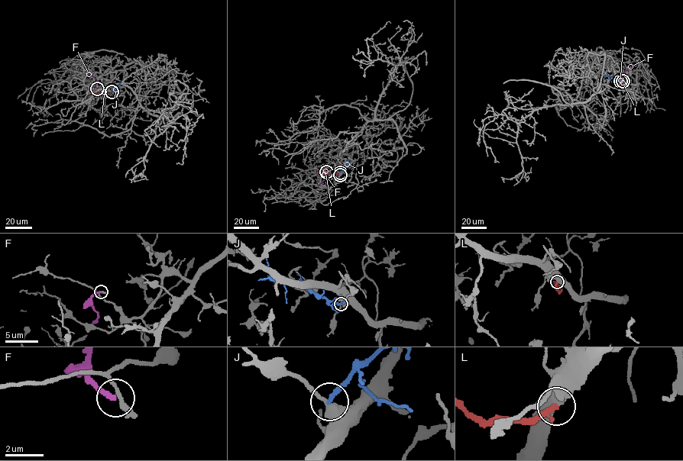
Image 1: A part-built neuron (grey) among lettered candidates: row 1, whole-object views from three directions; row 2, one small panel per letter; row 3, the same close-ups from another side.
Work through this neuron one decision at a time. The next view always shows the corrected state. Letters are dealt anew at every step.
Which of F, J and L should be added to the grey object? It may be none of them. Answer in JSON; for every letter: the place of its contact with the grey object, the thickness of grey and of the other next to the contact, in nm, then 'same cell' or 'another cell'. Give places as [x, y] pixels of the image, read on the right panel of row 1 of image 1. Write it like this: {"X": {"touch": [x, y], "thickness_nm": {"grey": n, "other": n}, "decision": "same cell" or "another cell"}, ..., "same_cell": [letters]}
{"F": {"touch": [619, 81], "thickness_nm": {"grey": 200, "other": 220}, "decision": "another cell"}, "J": {"touch": [620, 81], "thickness_nm": {"grey": 500, "other": 280}, "decision": "another cell"}, "L": {"touch": [623, 81], "thickness_nm": {"grey": 500, "other": 260}, "decision": "another cell"}, "same_cell": []}

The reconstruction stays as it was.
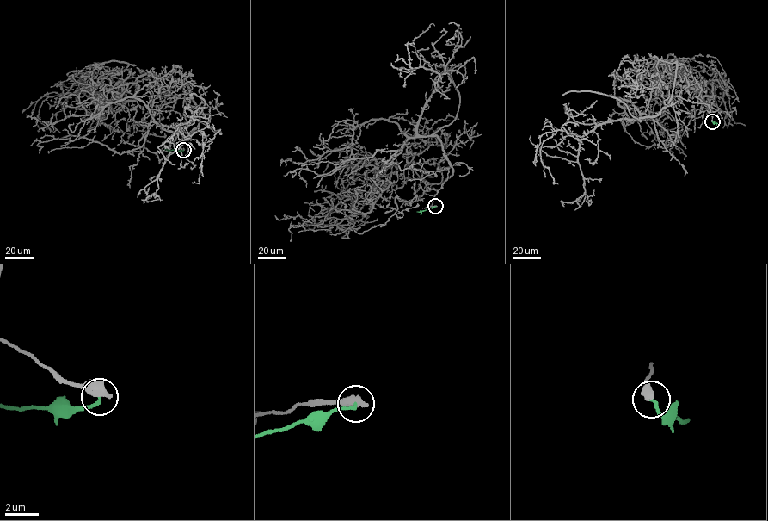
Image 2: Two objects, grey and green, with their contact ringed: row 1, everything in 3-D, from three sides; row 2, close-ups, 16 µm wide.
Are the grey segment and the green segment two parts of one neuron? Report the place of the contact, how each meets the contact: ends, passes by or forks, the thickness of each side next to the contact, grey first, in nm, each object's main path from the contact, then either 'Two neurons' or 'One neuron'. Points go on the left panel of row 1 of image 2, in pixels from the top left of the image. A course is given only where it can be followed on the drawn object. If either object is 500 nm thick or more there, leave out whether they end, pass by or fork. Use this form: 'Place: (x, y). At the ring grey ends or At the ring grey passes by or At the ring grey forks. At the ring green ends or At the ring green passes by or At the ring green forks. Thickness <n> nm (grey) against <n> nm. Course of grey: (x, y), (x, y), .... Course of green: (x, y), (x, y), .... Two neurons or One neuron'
Place: (183, 150). Thickness 600 nm (grey) against 180 nm. Course of grey: (183, 150), (175, 135), (194, 118), (185, 78), (142, 75), (116, 111), (71, 79), (104, 62), (82, 90). Course of green: (183, 150), (164, 150). Two neurons

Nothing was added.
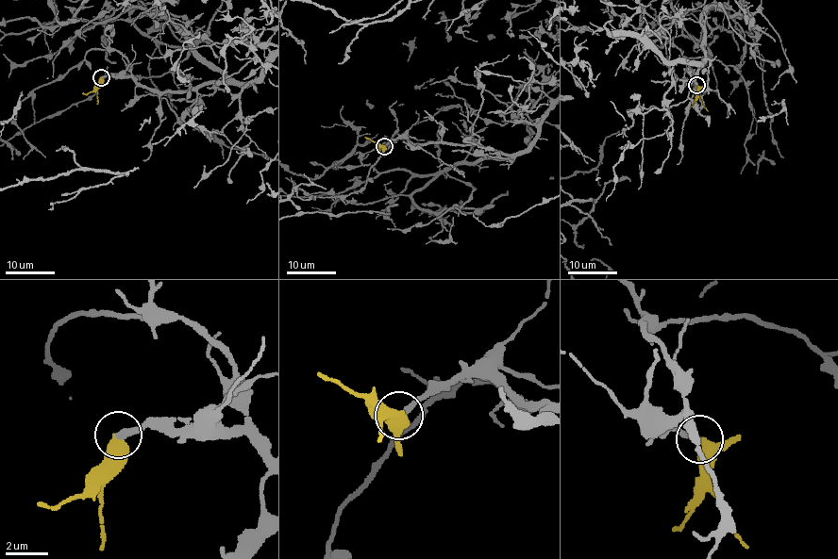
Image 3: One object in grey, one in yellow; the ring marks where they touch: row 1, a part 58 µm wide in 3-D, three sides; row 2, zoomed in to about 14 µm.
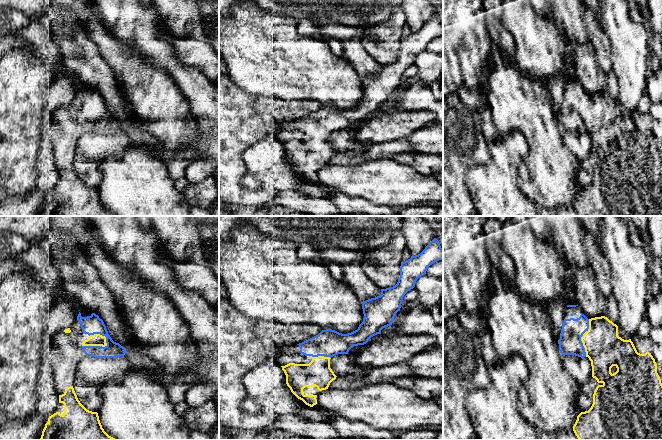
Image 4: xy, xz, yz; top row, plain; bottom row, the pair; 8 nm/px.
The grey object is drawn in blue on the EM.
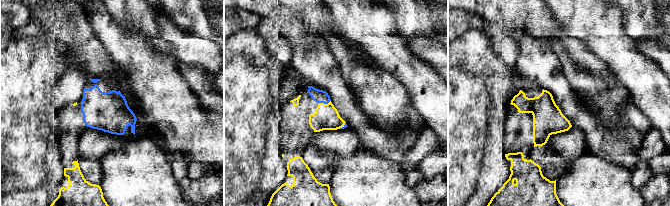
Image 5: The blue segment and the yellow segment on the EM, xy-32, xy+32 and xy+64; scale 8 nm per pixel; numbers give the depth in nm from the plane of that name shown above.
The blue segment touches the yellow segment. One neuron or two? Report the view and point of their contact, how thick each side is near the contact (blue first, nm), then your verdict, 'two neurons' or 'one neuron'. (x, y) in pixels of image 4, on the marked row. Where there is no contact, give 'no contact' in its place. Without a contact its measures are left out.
contact xy (97, 346); calibres 150 and 100 nm; one neuron

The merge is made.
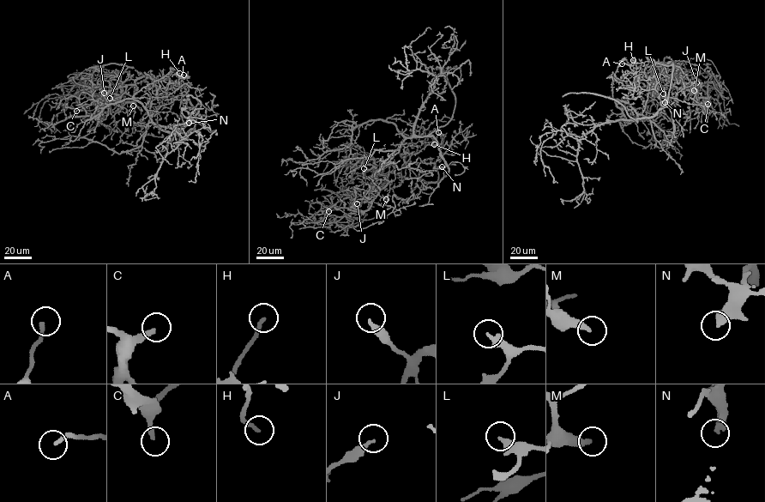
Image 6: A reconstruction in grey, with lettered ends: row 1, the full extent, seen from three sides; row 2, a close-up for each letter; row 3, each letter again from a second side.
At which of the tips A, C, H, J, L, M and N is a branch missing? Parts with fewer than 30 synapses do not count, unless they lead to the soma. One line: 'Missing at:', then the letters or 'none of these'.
Missing at: H, M

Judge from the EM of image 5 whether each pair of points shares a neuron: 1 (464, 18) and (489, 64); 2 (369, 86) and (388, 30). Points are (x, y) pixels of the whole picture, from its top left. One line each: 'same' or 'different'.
1: different
2: different

